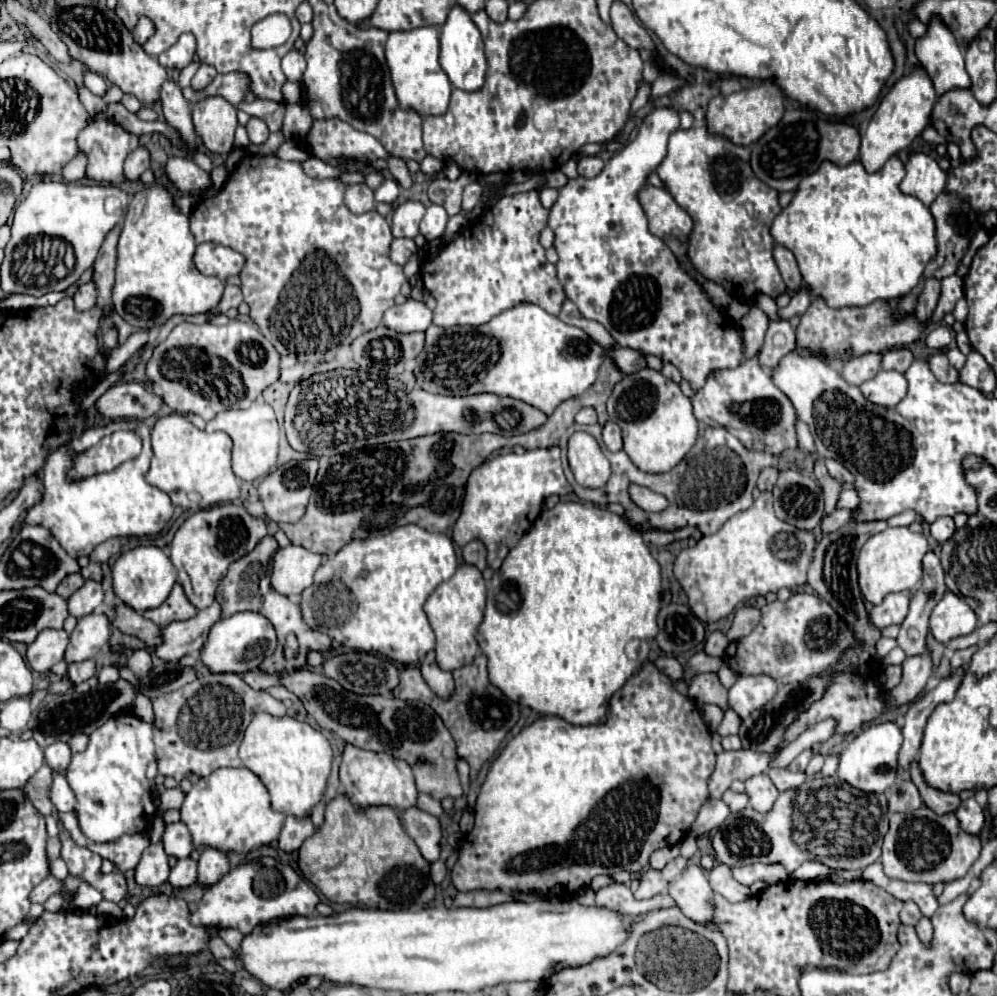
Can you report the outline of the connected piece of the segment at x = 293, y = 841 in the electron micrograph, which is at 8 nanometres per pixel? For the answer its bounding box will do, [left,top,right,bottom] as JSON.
[279,816,315,852]

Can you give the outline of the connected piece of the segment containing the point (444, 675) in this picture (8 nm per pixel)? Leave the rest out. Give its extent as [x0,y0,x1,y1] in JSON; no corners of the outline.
[421,652,455,700]

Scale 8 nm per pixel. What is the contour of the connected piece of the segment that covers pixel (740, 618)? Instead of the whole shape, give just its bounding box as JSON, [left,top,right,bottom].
[727,606,759,640]

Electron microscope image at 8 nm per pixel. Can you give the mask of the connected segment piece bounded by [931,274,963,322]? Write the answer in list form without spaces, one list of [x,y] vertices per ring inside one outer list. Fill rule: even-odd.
[[[959,274],[943,278],[941,280],[941,298],[939,298],[939,304],[937,304],[937,310],[935,310],[933,318],[931,318],[931,322],[937,322],[947,312],[953,312],[955,302],[959,298],[963,298],[963,278]]]

